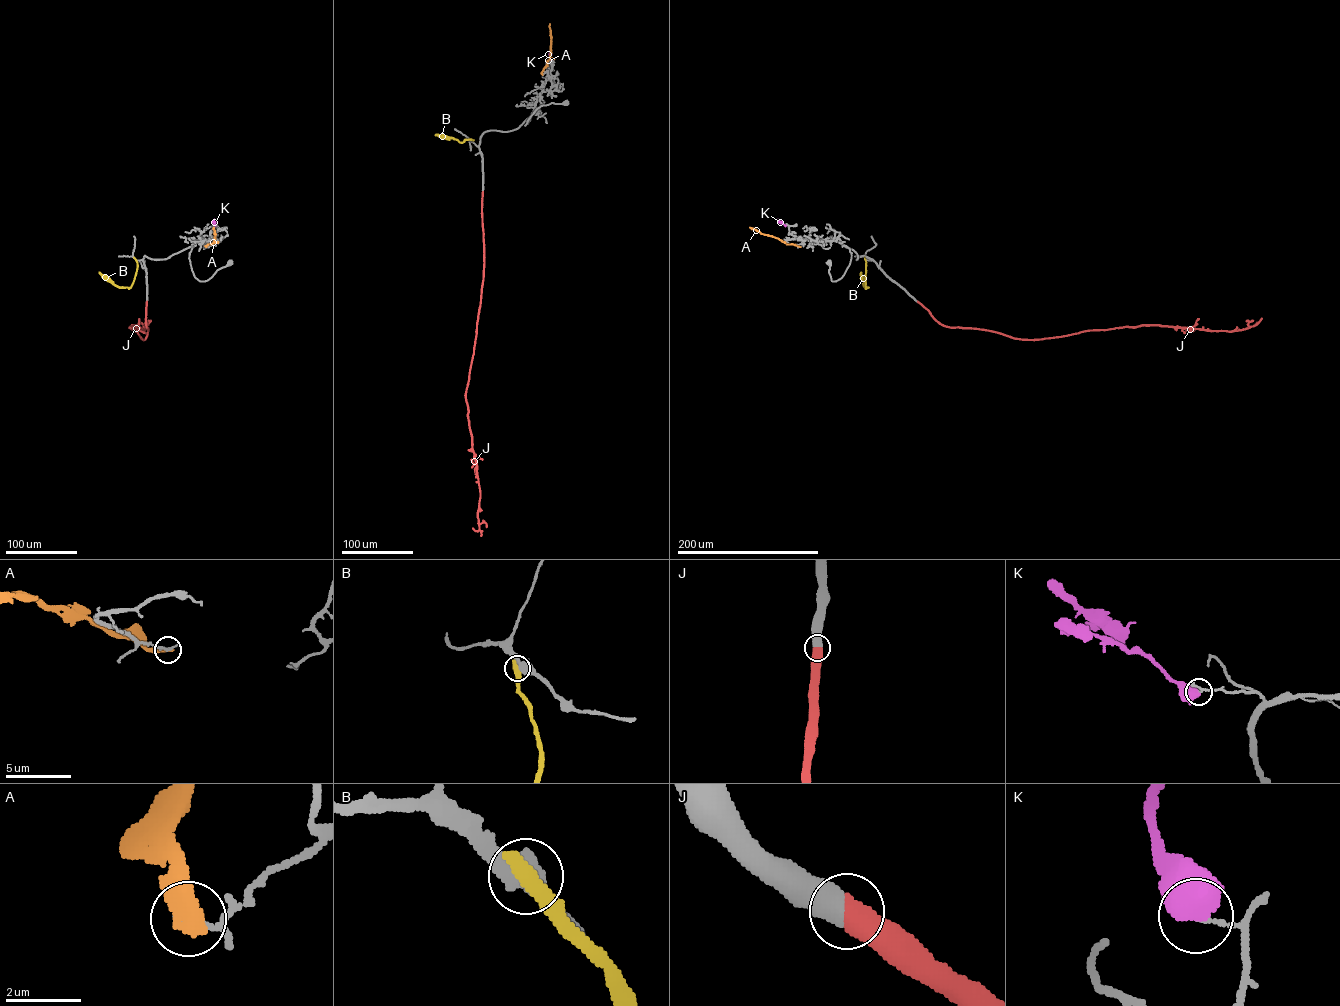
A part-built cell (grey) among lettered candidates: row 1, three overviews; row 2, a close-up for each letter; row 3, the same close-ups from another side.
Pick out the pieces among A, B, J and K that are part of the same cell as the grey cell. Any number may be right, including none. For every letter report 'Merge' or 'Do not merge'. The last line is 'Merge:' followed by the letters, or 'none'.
A: Do not merge
B: Do not merge
J: Merge
K: Do not merge
Merge: J

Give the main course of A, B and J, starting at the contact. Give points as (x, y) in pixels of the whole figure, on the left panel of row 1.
A: (206, 247), (214, 241), (214, 227)
B: (134, 257), (137, 268), (129, 287), (115, 285), (99, 272)
J: (147, 301), (148, 331), (144, 340), (129, 327), (134, 325), (144, 330), (142, 323), (136, 325)

